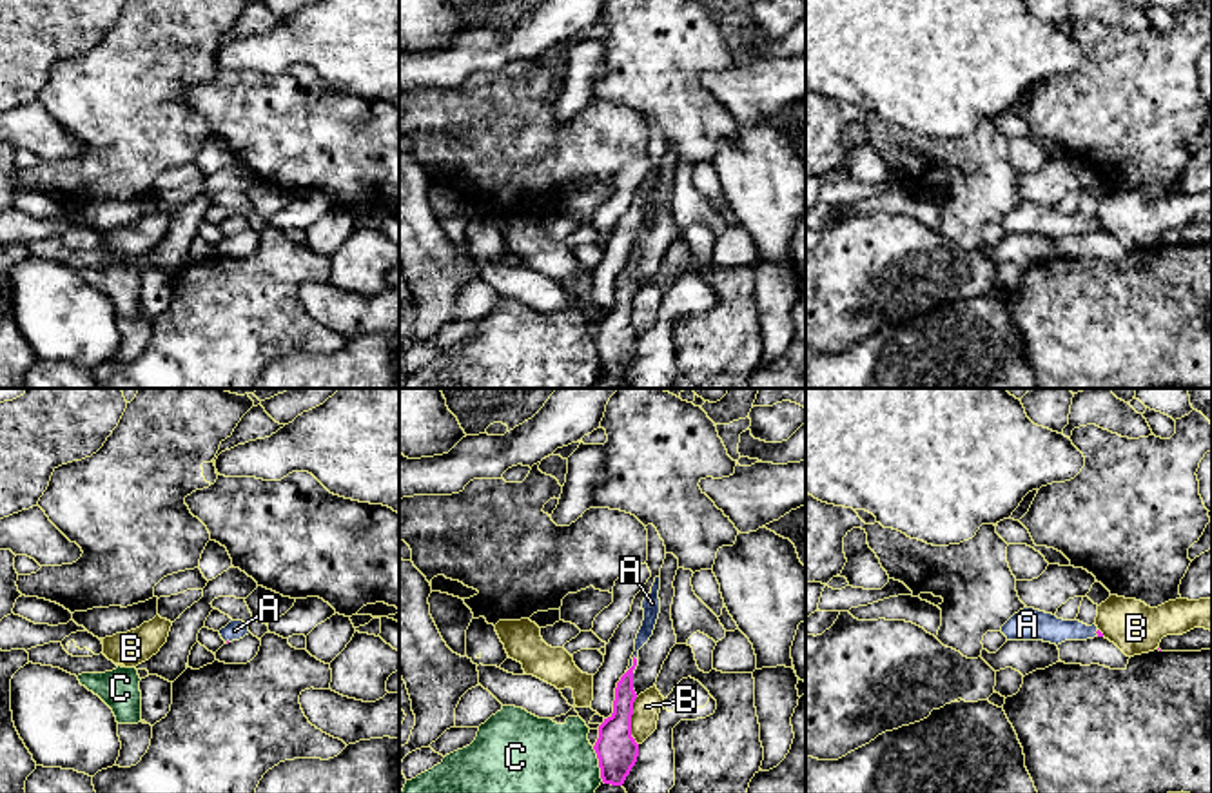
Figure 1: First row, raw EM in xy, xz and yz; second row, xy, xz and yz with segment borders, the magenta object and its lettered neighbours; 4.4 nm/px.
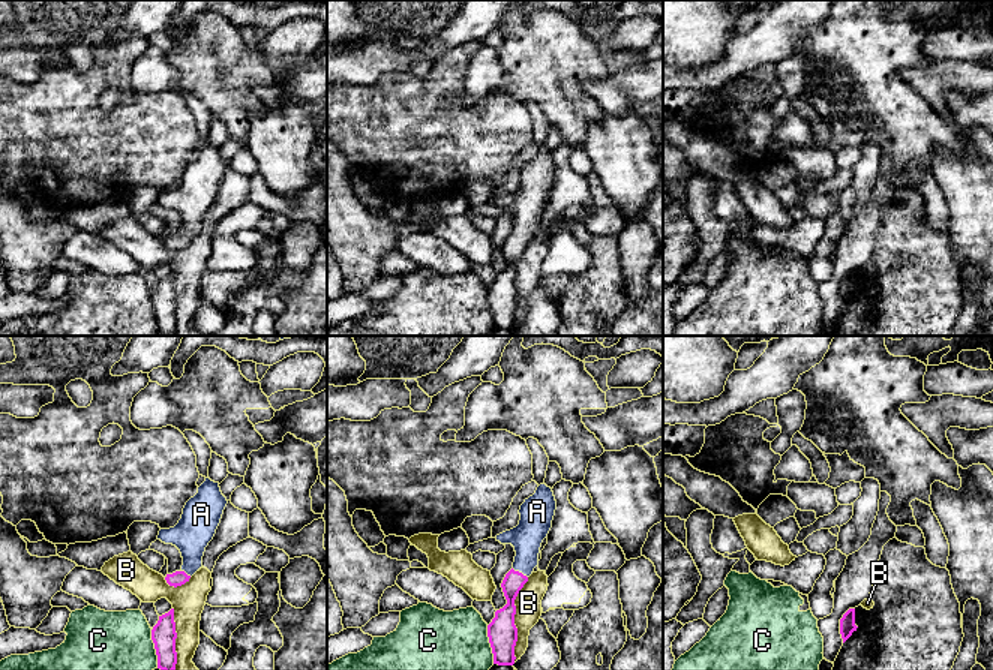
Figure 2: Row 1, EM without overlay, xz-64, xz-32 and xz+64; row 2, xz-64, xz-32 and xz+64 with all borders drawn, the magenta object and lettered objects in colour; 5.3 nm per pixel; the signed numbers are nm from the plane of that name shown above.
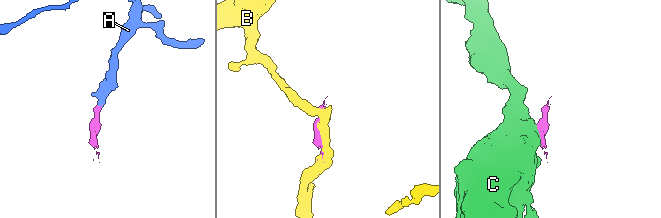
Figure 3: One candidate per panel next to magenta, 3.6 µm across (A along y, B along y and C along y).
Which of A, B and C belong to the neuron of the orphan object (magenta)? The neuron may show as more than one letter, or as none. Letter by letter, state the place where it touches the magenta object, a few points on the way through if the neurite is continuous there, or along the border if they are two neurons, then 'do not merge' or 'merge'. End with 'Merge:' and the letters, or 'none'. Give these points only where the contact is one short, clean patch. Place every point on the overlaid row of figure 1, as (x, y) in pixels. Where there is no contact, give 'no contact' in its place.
A: xz (634, 665) | across xz (625, 695), (625, 685), (634, 665), (635, 650), (652, 612) | merge
B: xz (630, 721) | do not merge
C: xz (599, 764) | along xz (592, 746), (603, 781) | do not merge
Merge: A

